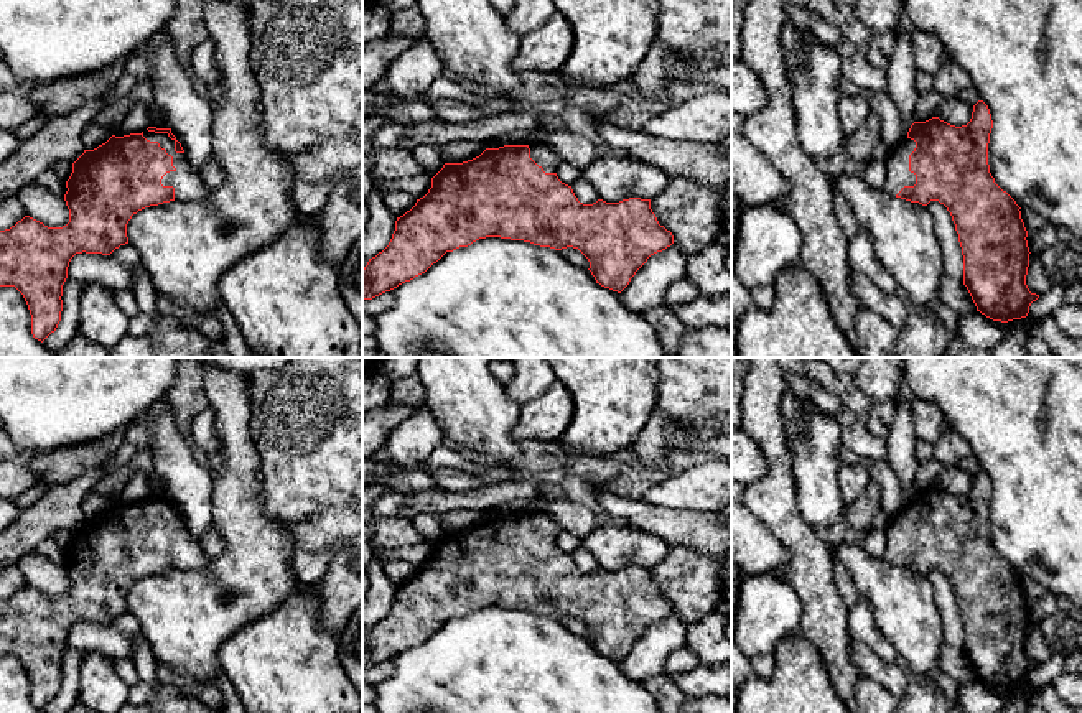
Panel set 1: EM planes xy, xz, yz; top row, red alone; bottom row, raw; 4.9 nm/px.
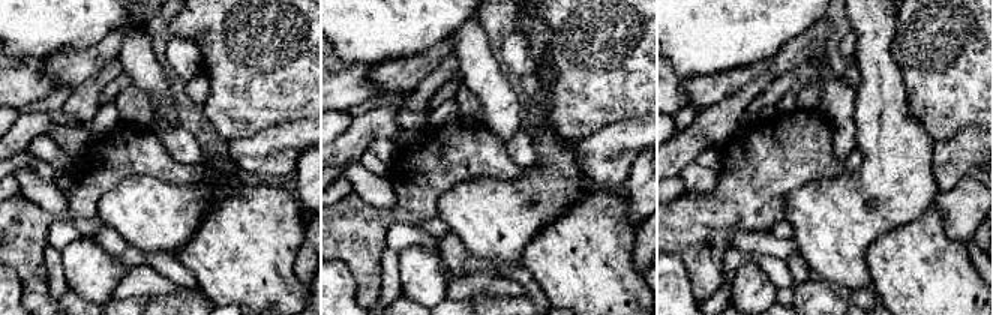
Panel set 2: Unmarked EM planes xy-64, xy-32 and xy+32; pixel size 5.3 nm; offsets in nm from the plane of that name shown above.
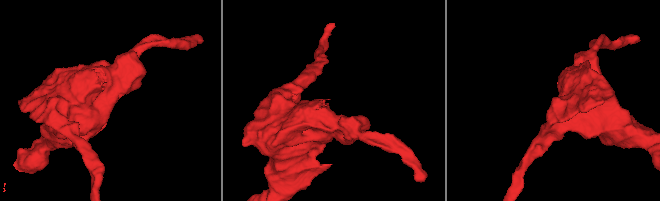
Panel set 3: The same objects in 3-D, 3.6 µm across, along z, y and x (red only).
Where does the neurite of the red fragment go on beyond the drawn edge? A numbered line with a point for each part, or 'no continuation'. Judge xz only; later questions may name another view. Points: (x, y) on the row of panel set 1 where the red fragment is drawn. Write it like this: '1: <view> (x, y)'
1: xz (544, 155)

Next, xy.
1: xy (188, 186)

